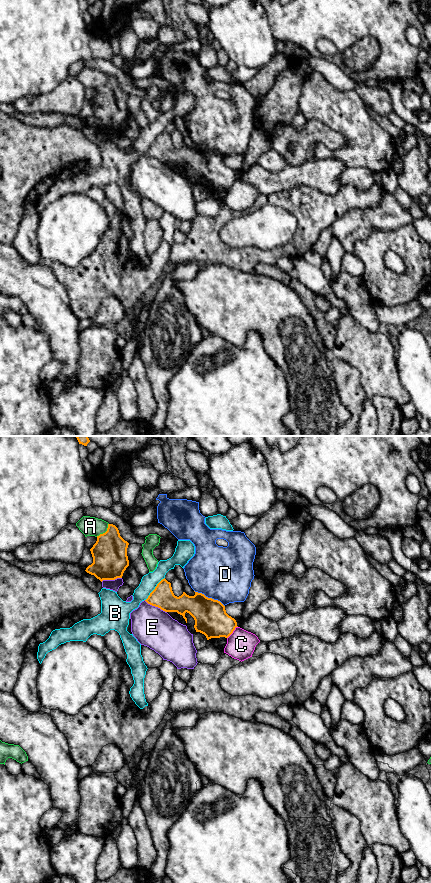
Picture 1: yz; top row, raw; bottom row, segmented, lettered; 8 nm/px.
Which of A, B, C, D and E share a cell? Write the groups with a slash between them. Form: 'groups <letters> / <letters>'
groups A / B / C / D / E

